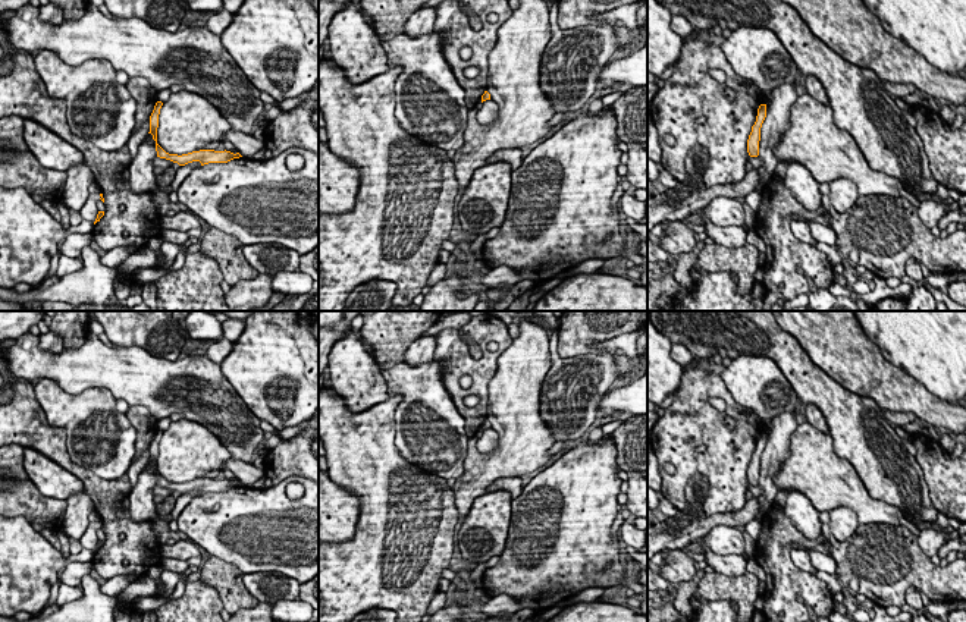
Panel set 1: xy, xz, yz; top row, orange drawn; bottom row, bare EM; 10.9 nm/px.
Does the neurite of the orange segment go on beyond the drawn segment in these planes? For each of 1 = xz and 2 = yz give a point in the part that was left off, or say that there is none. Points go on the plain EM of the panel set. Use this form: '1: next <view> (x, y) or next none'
1: next none
2: next none

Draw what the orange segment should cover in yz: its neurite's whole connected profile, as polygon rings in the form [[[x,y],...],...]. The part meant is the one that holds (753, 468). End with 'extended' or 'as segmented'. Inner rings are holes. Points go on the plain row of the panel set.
[[[760,433],[758,437],[756,450],[752,455],[752,461],[747,468],[747,481],[750,486],[759,484],[760,456],[765,446],[766,446],[766,433]]]; as segmented

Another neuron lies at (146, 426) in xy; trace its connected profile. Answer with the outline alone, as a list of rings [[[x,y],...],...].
[[[134,405],[129,406],[125,414],[129,422],[134,425],[137,431],[135,437],[135,456],[134,461],[138,459],[154,439],[156,431],[159,430],[159,420],[154,418],[145,406]]]

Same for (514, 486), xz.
[[[504,477],[495,480],[489,487],[487,493],[493,493],[498,490],[505,490],[511,494],[511,499],[515,499],[521,494],[523,491],[523,481],[520,477]]]

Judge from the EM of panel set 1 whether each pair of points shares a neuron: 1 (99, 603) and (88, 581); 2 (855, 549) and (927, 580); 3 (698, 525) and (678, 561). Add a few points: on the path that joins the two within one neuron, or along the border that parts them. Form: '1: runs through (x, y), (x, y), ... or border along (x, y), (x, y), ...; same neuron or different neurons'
1: runs through (93, 597), (90, 587); same neuron
2: runs through (872, 556), (909, 565); same neuron
3: border along (683, 547), (673, 550); different neurons

